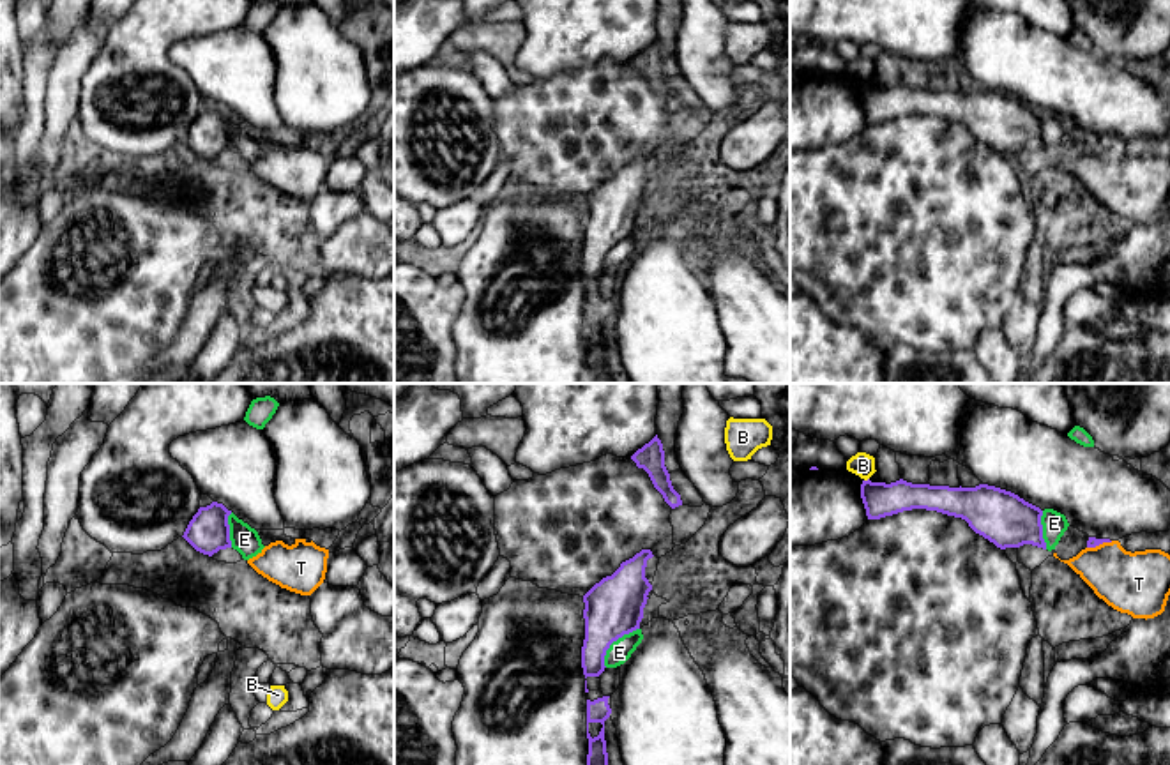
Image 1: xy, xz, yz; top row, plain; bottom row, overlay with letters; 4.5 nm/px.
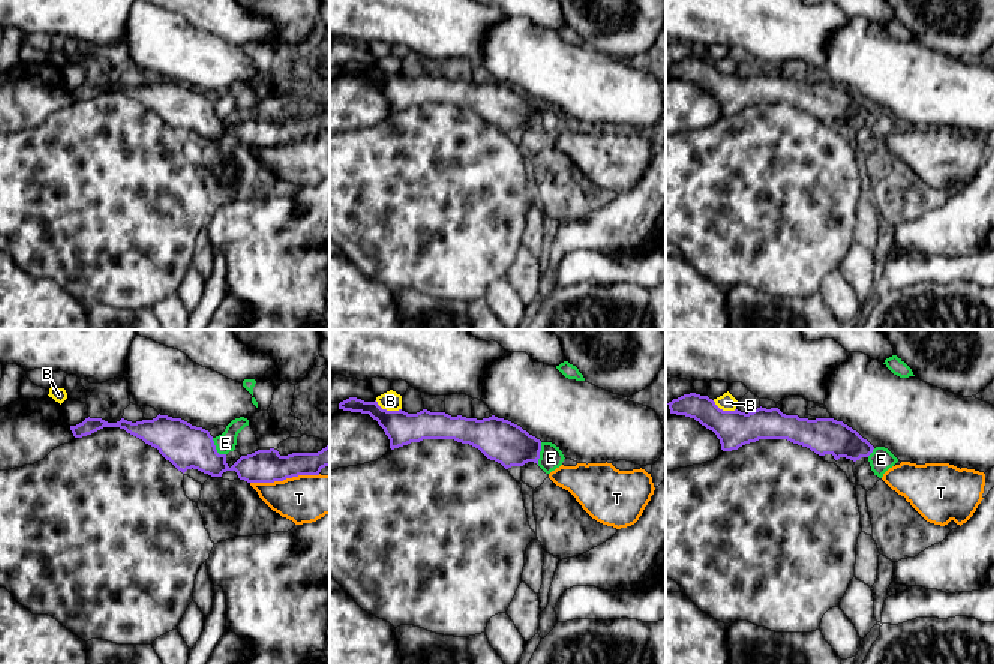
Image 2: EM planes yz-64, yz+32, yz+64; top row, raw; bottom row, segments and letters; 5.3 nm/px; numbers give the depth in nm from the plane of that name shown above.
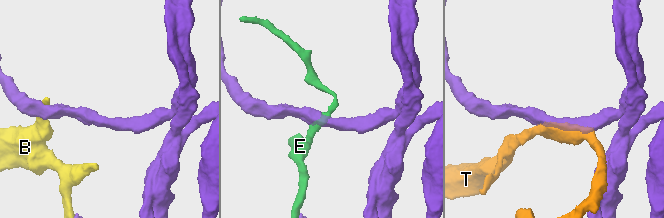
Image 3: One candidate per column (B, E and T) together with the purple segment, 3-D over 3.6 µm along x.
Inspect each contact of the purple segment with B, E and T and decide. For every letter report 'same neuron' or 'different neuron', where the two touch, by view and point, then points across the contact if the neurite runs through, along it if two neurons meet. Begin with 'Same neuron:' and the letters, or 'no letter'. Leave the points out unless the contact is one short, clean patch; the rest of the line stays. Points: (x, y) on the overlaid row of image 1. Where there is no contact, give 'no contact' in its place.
Same neuron: T
B: different neuron | yz (868, 479) | along yz (868, 477), (865, 481)
E: different neuron | xz (614, 640)
T: same neuron | yz (1100, 543)

